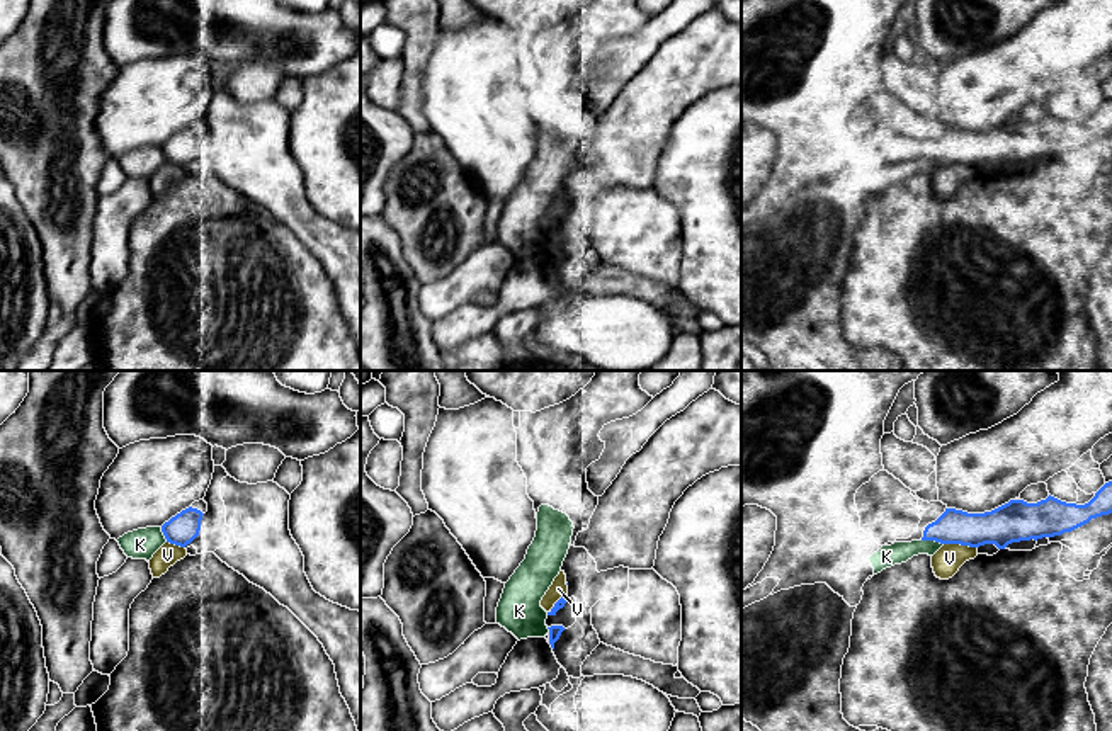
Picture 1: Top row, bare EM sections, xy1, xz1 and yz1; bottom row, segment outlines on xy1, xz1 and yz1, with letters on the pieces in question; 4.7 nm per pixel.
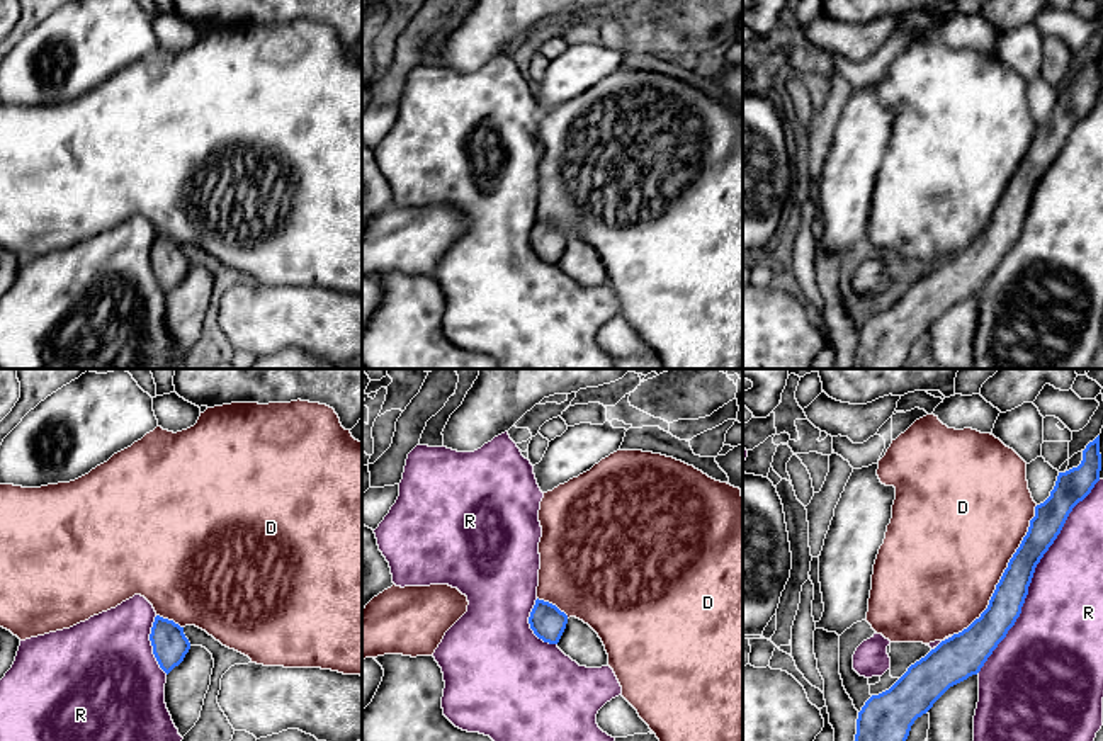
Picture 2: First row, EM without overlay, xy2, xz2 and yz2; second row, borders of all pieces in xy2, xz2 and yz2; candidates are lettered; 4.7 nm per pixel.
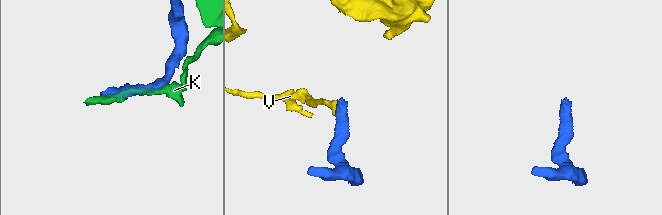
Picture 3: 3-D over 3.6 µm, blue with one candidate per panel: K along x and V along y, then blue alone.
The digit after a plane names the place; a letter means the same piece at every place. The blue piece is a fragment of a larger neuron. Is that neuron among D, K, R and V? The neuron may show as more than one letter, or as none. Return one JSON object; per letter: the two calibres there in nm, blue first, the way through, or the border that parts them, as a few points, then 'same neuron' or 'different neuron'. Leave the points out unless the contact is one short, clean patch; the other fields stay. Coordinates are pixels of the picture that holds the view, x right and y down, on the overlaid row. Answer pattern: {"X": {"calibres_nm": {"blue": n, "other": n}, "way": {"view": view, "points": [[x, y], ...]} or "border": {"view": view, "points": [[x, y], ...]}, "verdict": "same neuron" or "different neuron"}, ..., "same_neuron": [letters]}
{"D": {"calibres_nm": {"blue": 160, "other": 480}, "verdict": "different neuron"}, "K": {"calibres_nm": {"blue": 160, "other": 100}, "verdict": "different neuron"}, "R": {"calibres_nm": {"blue": 160, "other": 400}, "verdict": "different neuron"}, "V": {"calibres_nm": {"blue": 180, "other": 140}, "verdict": "different neuron"}, "same_neuron": []}

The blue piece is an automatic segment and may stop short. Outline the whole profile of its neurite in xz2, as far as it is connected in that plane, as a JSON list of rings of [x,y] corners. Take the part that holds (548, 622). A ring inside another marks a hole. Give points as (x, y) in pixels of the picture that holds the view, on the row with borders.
[[[537,598],[529,624],[539,639],[556,644],[580,666],[608,666],[608,654],[598,634],[583,620],[568,617],[556,605]]]

